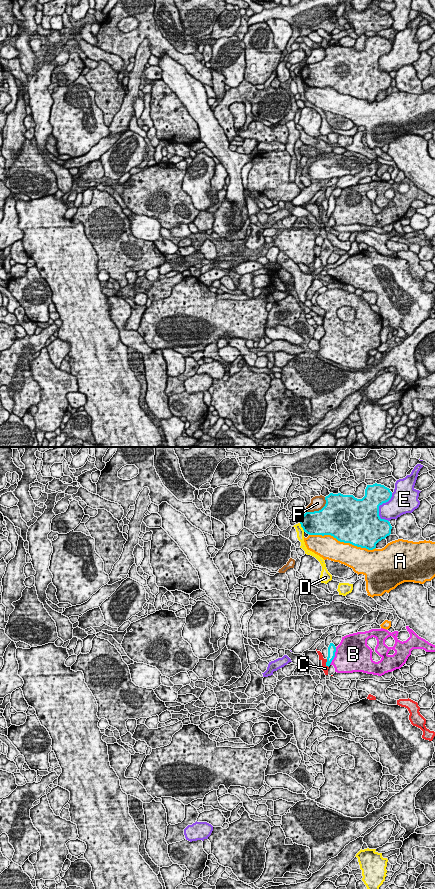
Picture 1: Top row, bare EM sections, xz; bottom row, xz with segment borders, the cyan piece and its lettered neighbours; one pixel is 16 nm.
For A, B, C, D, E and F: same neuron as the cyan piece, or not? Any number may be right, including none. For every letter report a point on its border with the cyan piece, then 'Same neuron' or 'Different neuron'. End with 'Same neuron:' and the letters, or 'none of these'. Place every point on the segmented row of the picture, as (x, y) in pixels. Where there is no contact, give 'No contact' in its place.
A: Touches cyan at xz (342, 541). Different neuron
B: Touches cyan at xz (334, 656). Different neuron
C: Touches cyan at xz (326, 663). Different neuron
D: Touches cyan at xz (301, 526). Different neuron
E: Touches cyan at xz (378, 508). Different neuron
F: Touches cyan at xz (319, 510). Different neuron
Same neuron: none of these

